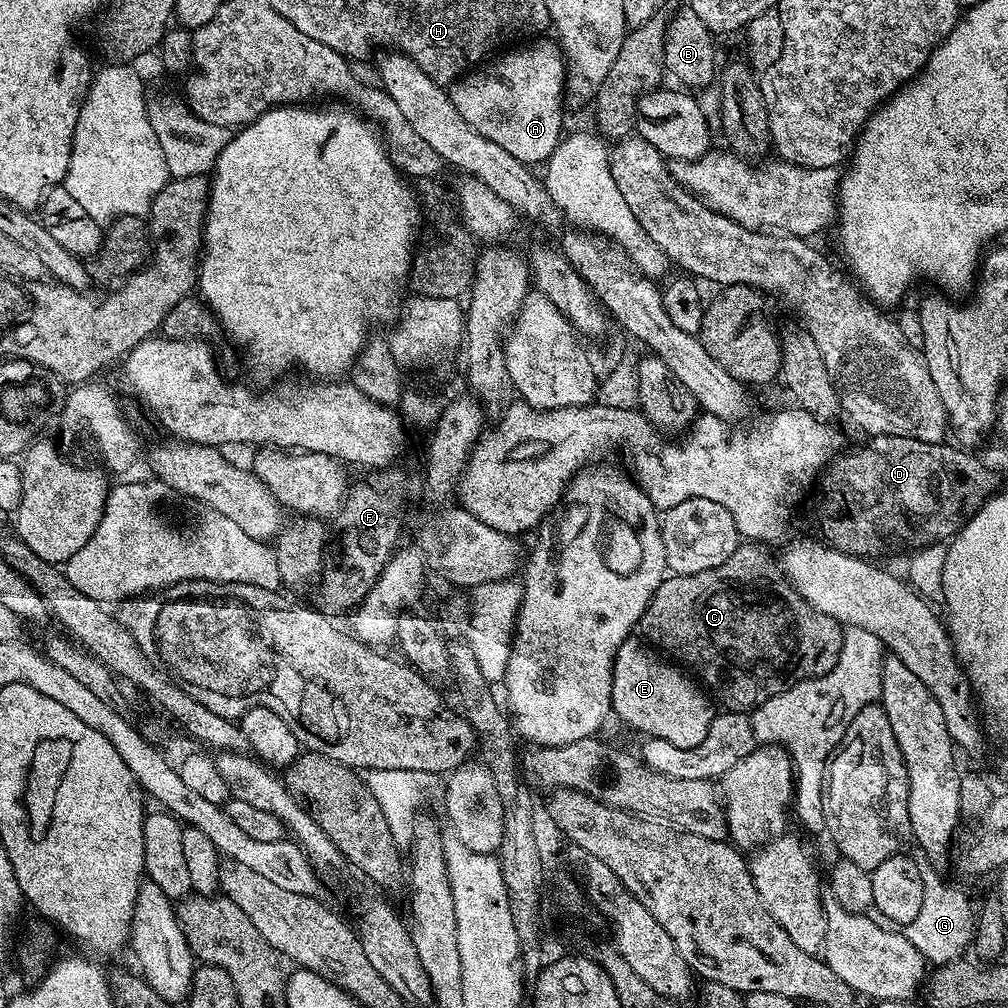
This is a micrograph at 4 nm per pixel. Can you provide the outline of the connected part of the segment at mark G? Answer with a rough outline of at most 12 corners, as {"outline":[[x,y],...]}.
{"outline":[[925,855],[922,910],[905,936],[929,963],[959,959],[974,906]]}

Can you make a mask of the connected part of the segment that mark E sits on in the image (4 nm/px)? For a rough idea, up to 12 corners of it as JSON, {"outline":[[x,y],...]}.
{"outline":[[639,637],[612,667],[613,713],[680,749],[703,741],[713,701]]}

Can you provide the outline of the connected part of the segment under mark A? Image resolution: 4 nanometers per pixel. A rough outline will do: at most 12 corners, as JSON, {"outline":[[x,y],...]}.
{"outline":[[536,38],[450,88],[454,110],[518,162],[562,139],[566,61]]}

